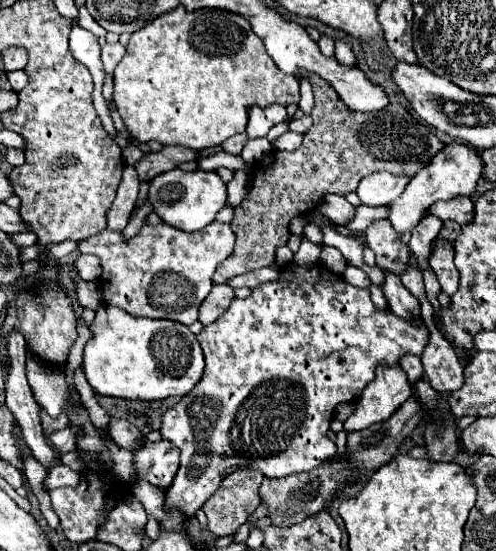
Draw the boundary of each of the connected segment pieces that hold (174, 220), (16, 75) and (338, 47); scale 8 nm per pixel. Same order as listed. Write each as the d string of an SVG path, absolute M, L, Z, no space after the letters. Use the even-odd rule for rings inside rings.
M171 169L167 173L157 175L151 181L149 189L149 201L153 203L153 211L169 225L173 227L183 227L183 231L197 231L209 223L215 221L215 215L227 205L227 185L225 181L215 173L215 171L183 171L183 169Z
M13 71L13 73L9 73L7 77L9 77L11 87L13 87L17 93L19 93L19 91L27 85L27 81L29 81L29 77L27 77L27 73L25 73L25 71Z
M335 41L335 59L341 65L347 65L347 67L355 65L355 55L353 55L351 47L347 43L343 43L343 41Z

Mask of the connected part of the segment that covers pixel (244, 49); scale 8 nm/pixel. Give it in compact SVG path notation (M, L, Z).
M177 7L153 23L147 23L141 31L135 31L129 39L127 53L115 67L115 93L119 115L127 129L139 143L159 141L161 145L183 145L189 149L217 147L235 133L243 133L249 119L249 107L255 105L291 105L299 103L299 79L281 71L273 59L269 59L265 45L253 33L249 19L225 9L205 9L187 13L185 7Z

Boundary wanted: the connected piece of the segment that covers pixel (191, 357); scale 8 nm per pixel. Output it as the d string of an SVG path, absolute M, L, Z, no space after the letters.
M105 305L95 311L91 331L93 337L83 353L83 373L101 395L139 401L183 397L199 383L205 369L201 345L183 323L133 317L119 307Z

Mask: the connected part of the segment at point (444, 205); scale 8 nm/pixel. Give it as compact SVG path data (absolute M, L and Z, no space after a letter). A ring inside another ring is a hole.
M451 199L441 201L429 207L429 213L439 217L441 221L455 221L461 227L473 221L473 201L471 199Z

